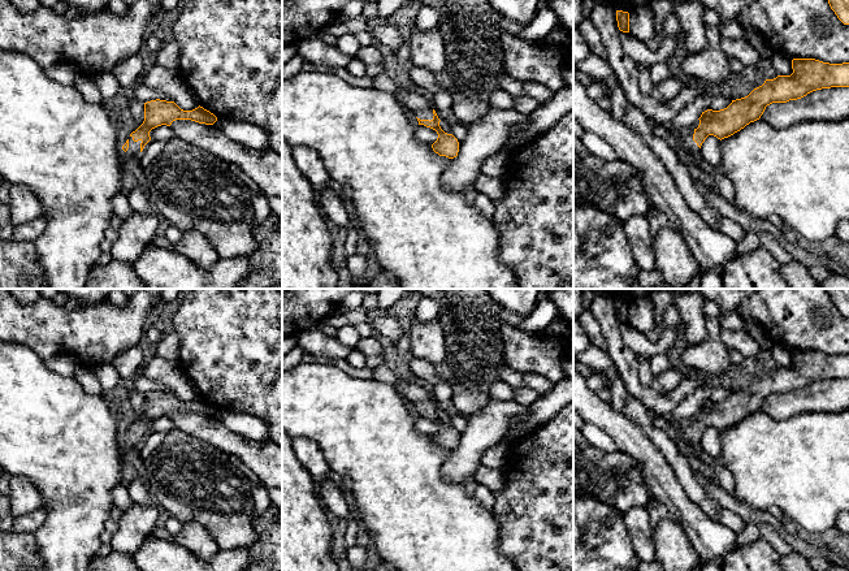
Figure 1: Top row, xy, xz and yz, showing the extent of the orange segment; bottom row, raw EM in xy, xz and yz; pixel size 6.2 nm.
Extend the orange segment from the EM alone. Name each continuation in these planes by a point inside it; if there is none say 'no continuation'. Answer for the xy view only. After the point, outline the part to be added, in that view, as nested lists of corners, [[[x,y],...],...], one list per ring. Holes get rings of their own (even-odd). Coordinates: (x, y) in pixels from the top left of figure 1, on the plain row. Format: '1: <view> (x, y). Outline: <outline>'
1: xy (134, 438). Outline: [[[129,428],[129,440],[126,444],[122,441],[122,455],[126,451],[135,450],[142,445],[140,444],[140,434],[142,434],[142,432],[134,433],[133,428]]]

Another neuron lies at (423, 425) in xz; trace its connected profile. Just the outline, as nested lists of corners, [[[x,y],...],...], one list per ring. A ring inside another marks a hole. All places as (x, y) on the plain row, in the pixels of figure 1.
[[[417,416],[415,419],[413,428],[417,433],[426,434],[426,436],[432,437],[437,432],[438,425],[436,421],[433,421],[430,419],[426,419],[424,416]]]

